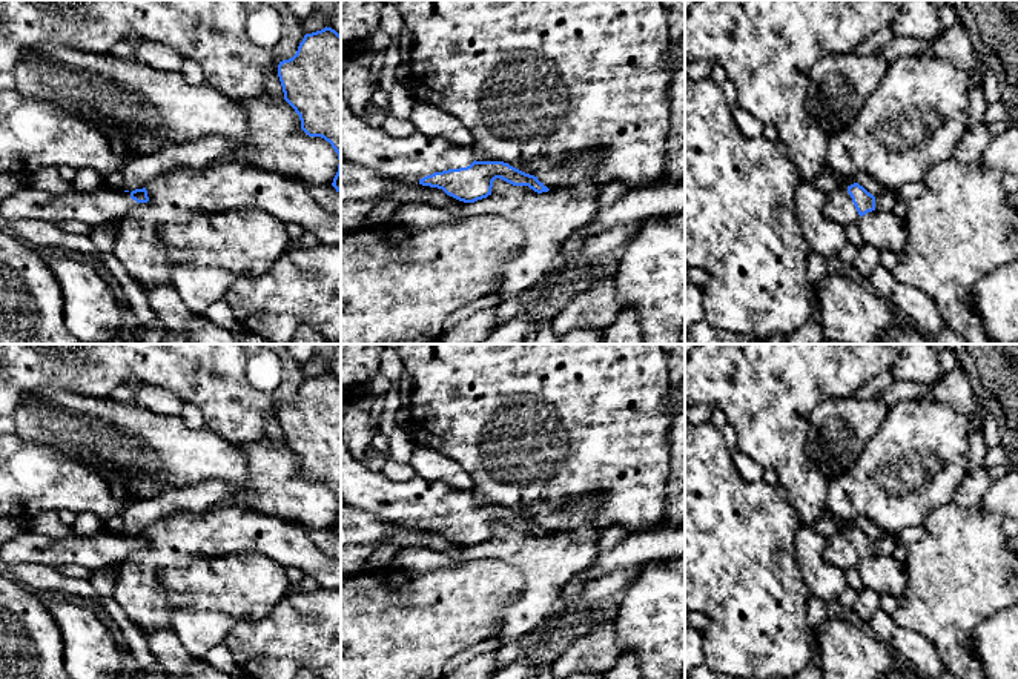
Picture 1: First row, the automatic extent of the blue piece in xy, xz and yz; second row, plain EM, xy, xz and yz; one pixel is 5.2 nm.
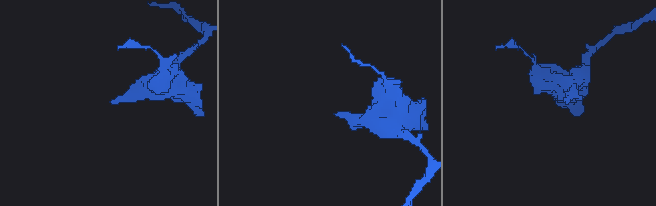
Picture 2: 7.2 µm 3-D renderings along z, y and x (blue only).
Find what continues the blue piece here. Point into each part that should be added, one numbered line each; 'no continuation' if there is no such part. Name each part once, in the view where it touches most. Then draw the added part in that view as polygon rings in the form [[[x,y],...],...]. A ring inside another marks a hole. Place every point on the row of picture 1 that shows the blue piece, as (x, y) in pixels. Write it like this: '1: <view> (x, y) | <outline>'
1: xz (409, 158) | [[[341,92],[341,155],[342,160],[370,167],[385,178],[415,184],[435,172],[470,166],[474,160],[468,149],[438,137],[415,132],[392,137],[376,120],[355,115]]]

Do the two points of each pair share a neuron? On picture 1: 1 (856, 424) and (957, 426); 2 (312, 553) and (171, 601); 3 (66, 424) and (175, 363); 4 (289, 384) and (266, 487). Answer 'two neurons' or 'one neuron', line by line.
1: two neurons
2: one neuron
3: two neurons
4: two neurons

